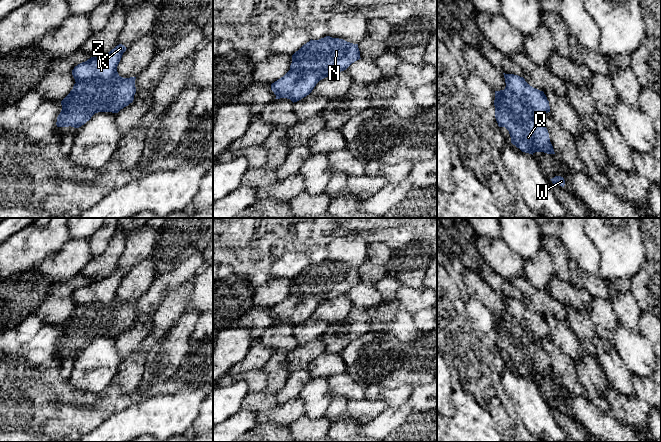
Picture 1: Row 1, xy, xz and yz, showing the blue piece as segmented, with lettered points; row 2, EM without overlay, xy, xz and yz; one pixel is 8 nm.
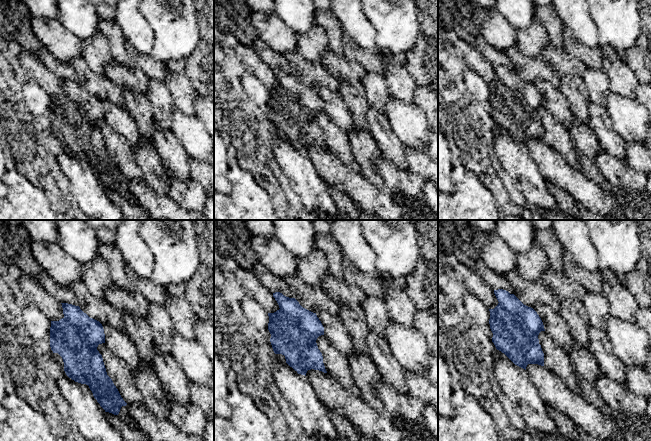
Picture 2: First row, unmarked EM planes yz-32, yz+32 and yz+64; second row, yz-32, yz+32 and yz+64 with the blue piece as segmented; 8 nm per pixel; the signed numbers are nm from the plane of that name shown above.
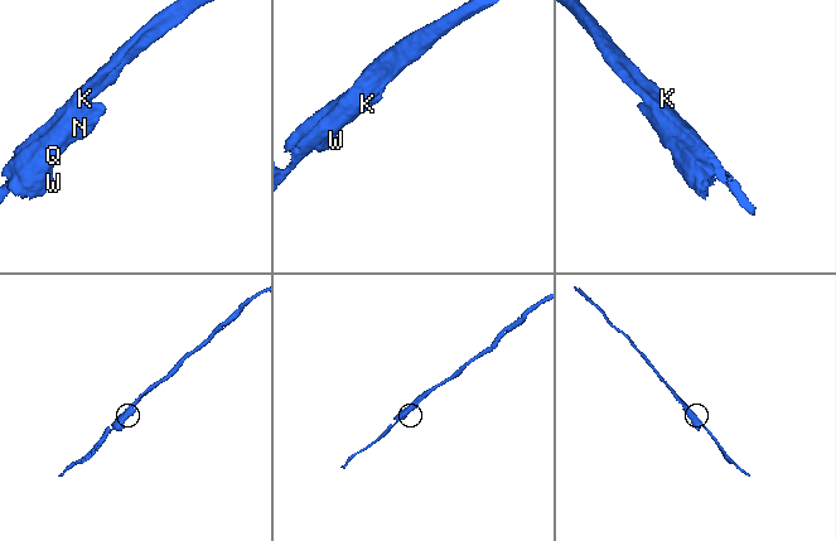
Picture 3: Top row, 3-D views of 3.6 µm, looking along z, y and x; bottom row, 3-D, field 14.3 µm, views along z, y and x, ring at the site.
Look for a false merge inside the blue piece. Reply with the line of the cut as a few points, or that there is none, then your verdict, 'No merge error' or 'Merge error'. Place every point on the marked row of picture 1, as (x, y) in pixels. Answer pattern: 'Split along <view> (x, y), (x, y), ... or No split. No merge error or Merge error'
Split along yz (505, 87), (509, 95), (515, 95), (540, 118). Merge error

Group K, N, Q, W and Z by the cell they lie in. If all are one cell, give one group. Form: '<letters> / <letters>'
K Z / N Q W

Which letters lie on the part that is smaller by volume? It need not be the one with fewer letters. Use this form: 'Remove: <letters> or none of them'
Remove: N, Q, W

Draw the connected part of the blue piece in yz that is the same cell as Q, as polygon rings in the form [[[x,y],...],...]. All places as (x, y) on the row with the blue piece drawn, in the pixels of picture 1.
[[[495,91],[495,118],[499,127],[505,127],[510,134],[511,143],[519,148],[522,152],[534,154],[535,152],[544,152],[555,154],[550,142],[549,133],[544,126],[540,117],[536,116],[532,110],[525,106],[516,96],[509,96],[509,91]]]

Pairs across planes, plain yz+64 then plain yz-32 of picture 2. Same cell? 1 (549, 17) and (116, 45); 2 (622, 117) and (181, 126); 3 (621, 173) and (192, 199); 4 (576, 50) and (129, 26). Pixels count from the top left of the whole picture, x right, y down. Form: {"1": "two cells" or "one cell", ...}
{"1": "one cell", "2": "one cell", "3": "one cell", "4": "two cells"}

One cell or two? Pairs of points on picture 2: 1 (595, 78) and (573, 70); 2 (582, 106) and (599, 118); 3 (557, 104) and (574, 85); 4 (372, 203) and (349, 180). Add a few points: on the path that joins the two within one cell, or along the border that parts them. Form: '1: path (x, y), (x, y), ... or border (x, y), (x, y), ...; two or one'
1: border (587, 67), (581, 78); two
2: border (590, 100), (589, 125); two
3: border (558, 89), (575, 117); two
4: path (366, 197), (355, 186); one

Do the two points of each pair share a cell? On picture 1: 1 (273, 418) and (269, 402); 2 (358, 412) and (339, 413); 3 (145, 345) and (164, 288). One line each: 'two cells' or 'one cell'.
1: two cells
2: two cells
3: two cells

